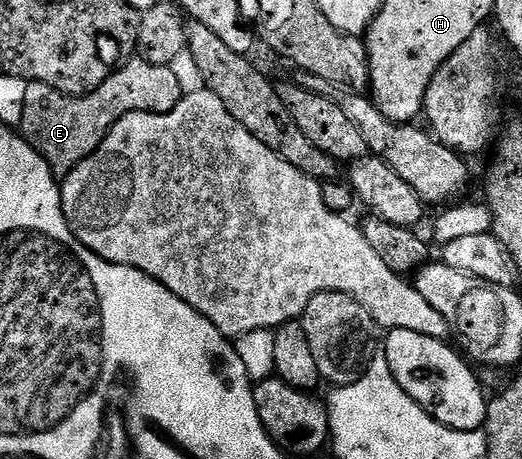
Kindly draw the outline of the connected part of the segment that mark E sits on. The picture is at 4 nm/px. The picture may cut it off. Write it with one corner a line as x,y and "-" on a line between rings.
133,58
116,69
116,73
102,86
84,96
67,96
54,86
33,80
26,86
26,102
22,106
22,120
18,127
21,136
41,156
57,177
71,174
86,158
102,146
106,134
123,116
131,112
162,114
174,110
185,96
174,70
166,64
152,64
143,58

